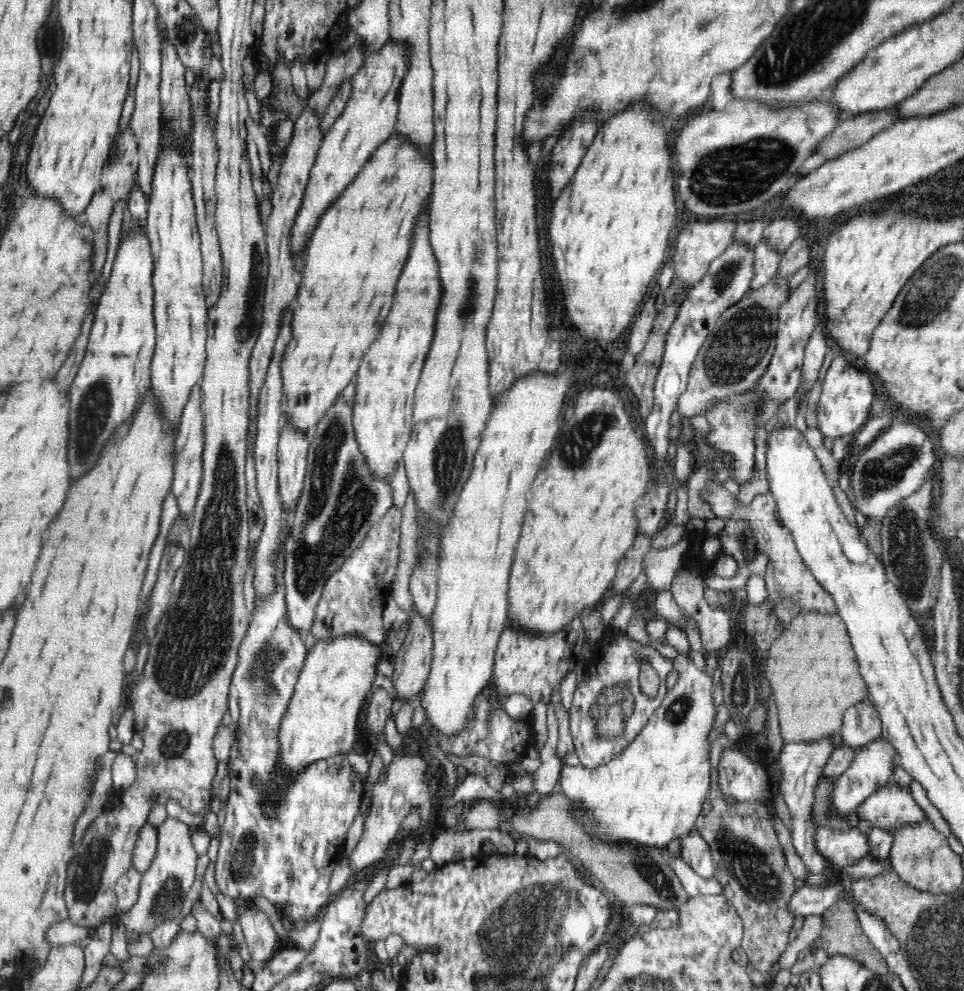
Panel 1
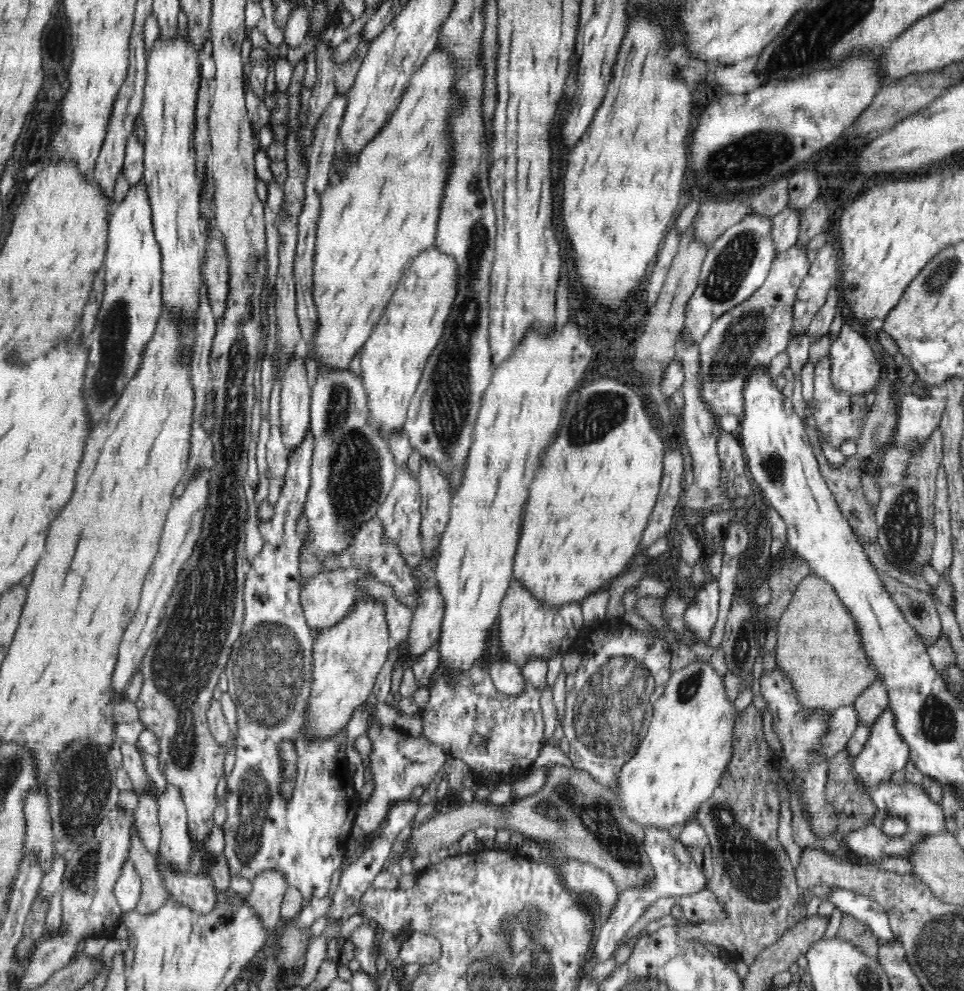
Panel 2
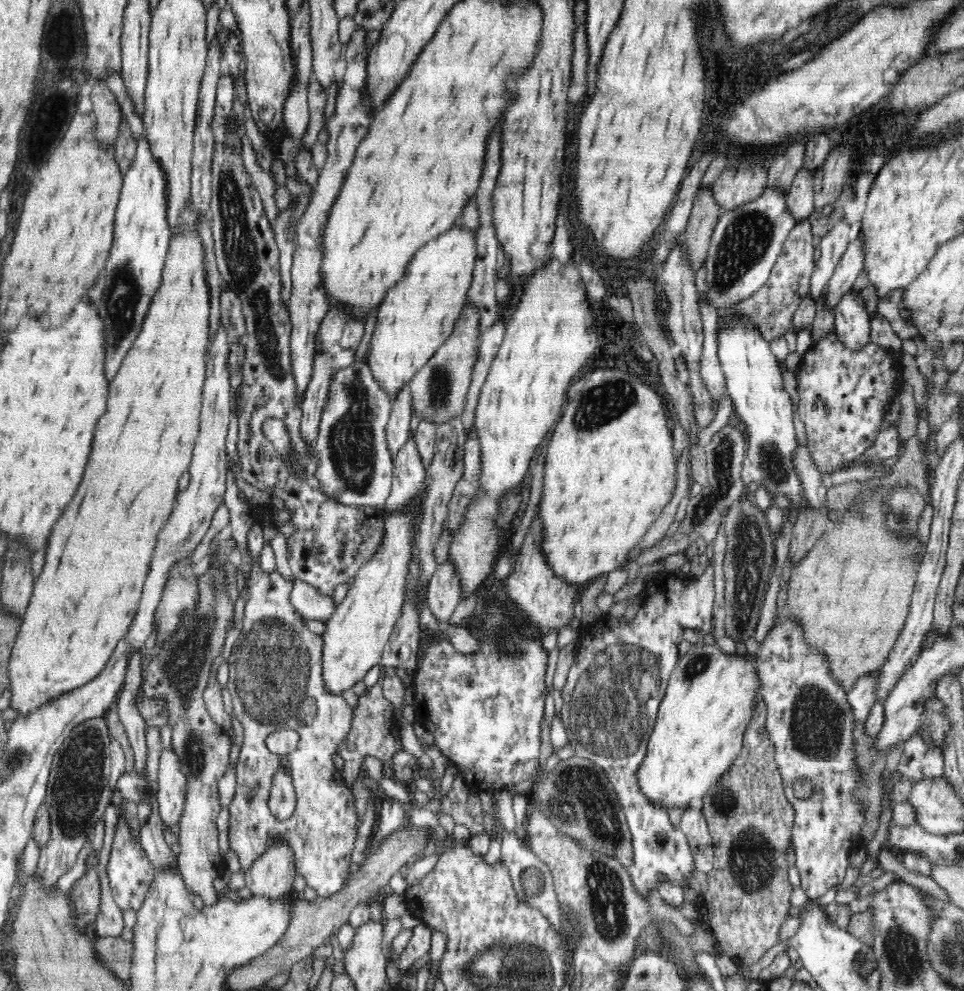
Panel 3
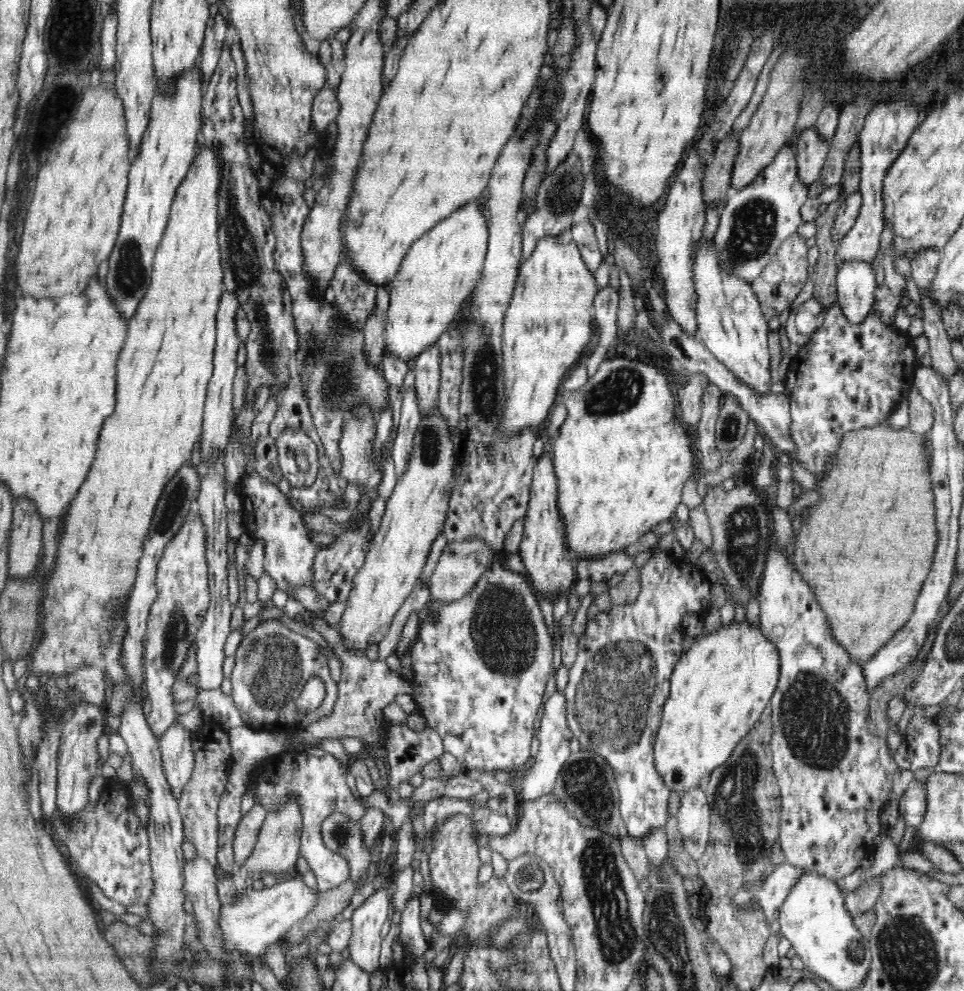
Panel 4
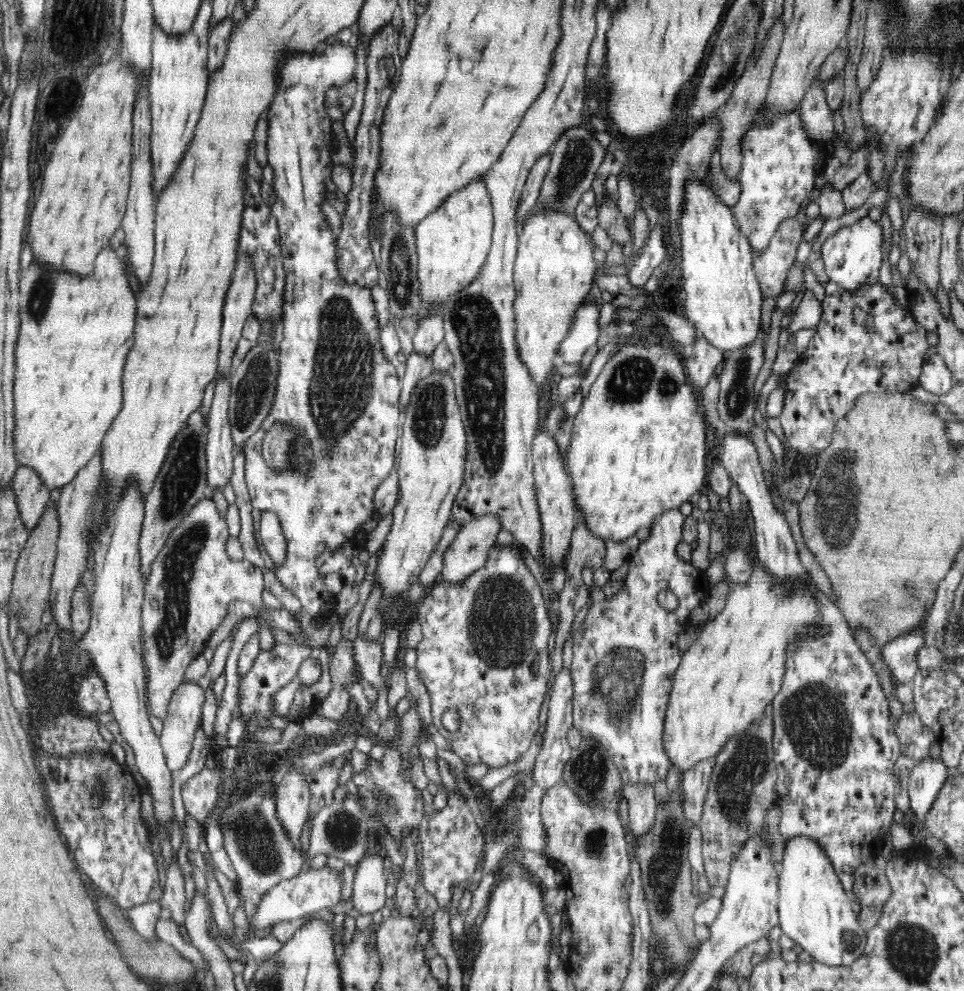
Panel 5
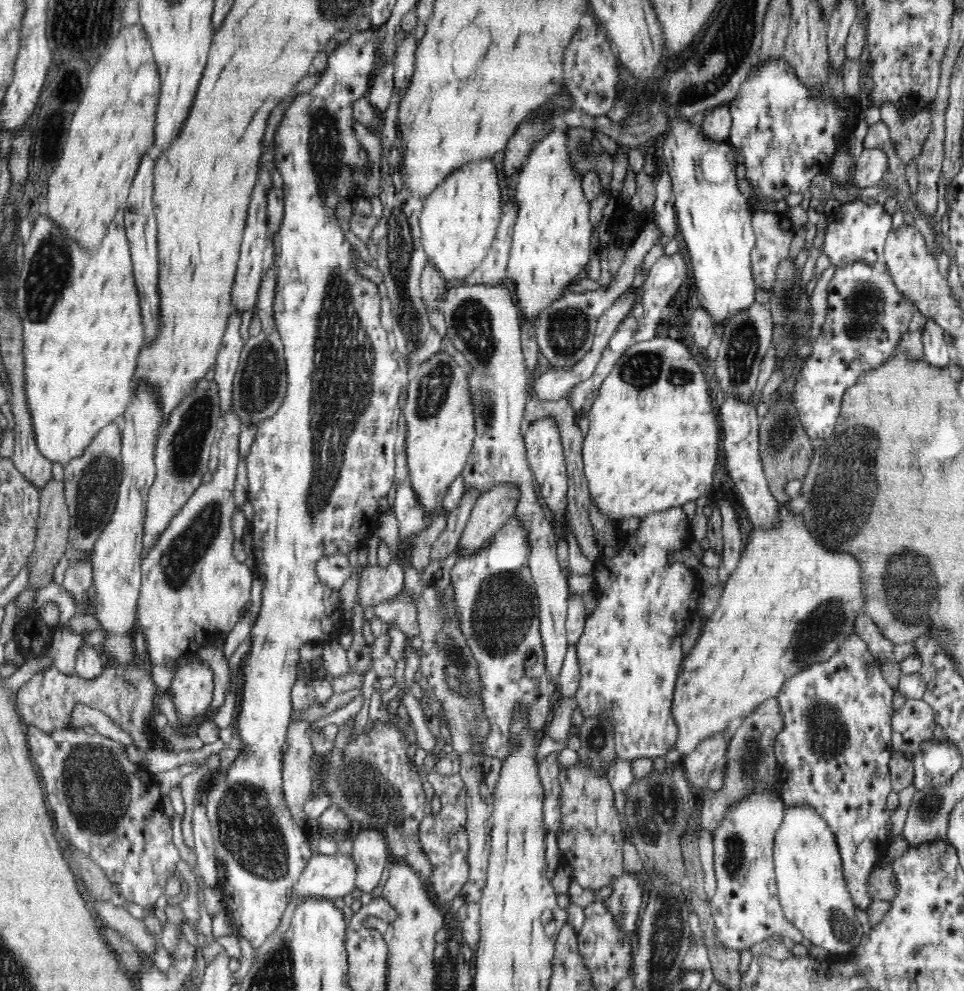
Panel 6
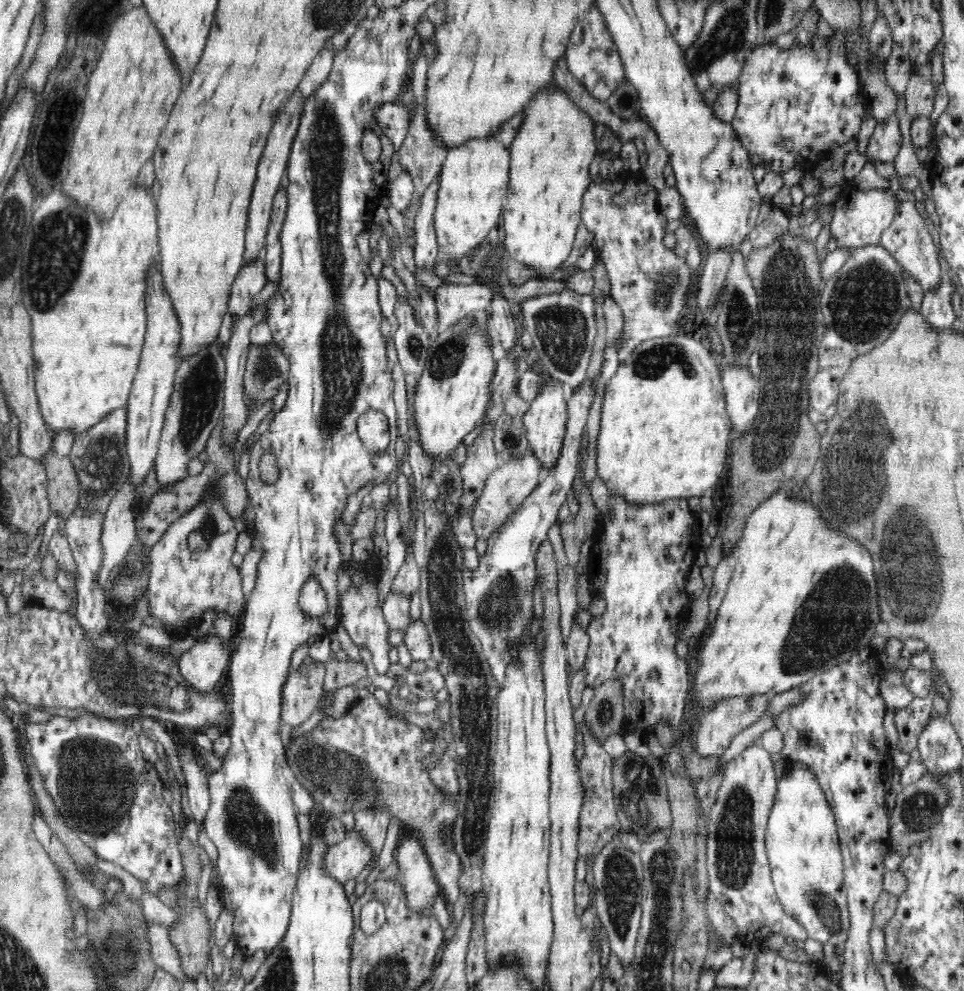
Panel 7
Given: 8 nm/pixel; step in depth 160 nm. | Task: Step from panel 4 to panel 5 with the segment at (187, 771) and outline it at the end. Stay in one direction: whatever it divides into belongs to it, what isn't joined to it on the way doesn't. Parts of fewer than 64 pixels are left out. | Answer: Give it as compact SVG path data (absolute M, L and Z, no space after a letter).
M188 681L172 693L159 736L165 761L171 772L184 768L192 749L194 733L202 718L204 690L198 683Z

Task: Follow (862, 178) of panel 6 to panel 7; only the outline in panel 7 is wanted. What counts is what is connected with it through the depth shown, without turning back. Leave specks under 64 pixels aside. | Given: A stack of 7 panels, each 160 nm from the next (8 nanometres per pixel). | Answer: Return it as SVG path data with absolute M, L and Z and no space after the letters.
M896 115L889 116L883 123L877 123L864 156L872 160L894 162L902 148L903 137Z

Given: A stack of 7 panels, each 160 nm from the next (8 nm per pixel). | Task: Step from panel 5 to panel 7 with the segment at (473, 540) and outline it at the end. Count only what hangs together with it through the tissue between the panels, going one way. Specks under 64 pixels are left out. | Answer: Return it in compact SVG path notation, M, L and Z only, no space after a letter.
M528 445L528 450L526 450L522 458L501 462L499 467L493 470L486 479L482 495L473 506L471 524L476 538L487 540L490 536L494 535L516 511L516 508L538 487L543 473L542 465L540 465L540 461L538 461L538 457L536 457L536 453L532 451L530 445Z

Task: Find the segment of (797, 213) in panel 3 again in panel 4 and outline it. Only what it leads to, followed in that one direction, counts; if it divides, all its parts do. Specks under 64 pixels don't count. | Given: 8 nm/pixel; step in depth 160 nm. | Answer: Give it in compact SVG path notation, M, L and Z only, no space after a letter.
M815 124L809 129L804 129L799 137L796 150L798 179L809 186L820 178L830 146L827 140L818 135Z

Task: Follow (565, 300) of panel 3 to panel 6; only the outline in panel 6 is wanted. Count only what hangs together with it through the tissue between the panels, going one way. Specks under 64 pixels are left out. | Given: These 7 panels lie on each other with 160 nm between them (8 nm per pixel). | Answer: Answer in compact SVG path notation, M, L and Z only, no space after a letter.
M563 128L552 129L545 137L542 137L542 142L534 144L528 160L522 163L515 182L515 189L511 195L517 208L517 221L512 233L507 273L508 277L515 282L515 292L518 297L517 309L522 311L520 315L526 319L532 331L535 330L537 314L551 305L553 300L564 296L568 292L568 287L585 275L584 268L589 265L591 259L590 203L584 197L583 178L578 175L578 171L570 163L568 144L568 131Z

